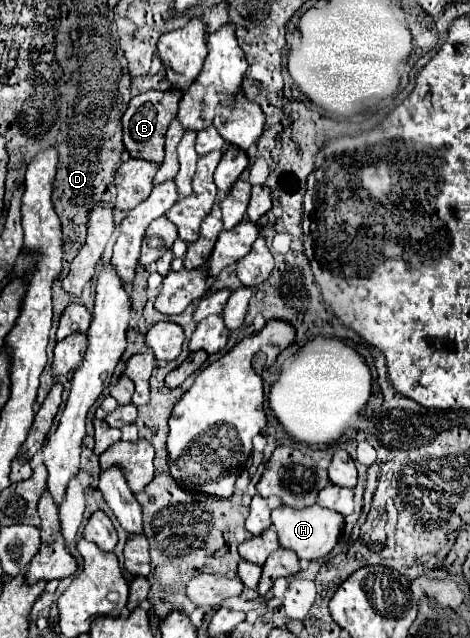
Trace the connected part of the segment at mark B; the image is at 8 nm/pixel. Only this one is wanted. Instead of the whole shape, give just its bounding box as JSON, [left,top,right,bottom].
[123,90,181,164]

